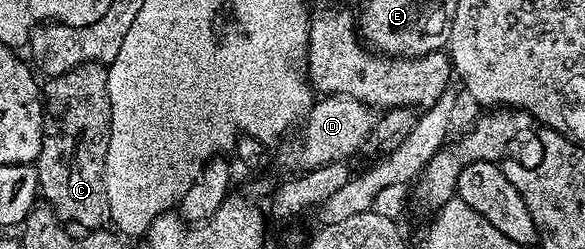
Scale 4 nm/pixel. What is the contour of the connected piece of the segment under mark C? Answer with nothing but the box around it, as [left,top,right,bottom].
[36,62,112,232]

